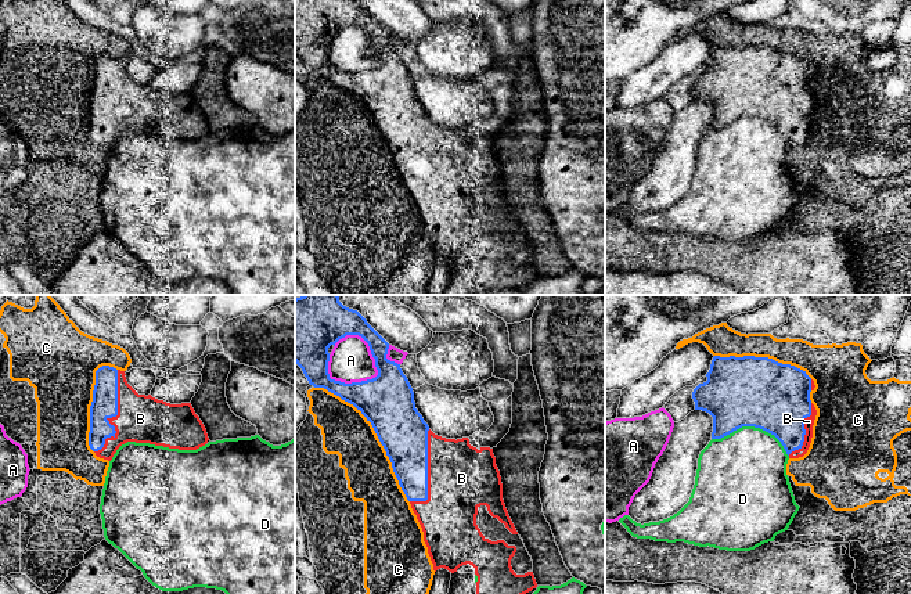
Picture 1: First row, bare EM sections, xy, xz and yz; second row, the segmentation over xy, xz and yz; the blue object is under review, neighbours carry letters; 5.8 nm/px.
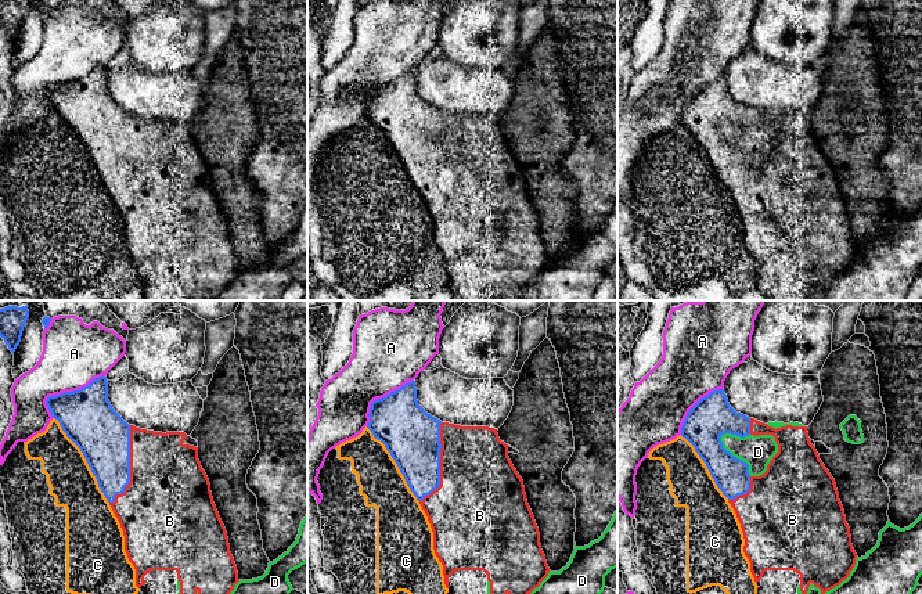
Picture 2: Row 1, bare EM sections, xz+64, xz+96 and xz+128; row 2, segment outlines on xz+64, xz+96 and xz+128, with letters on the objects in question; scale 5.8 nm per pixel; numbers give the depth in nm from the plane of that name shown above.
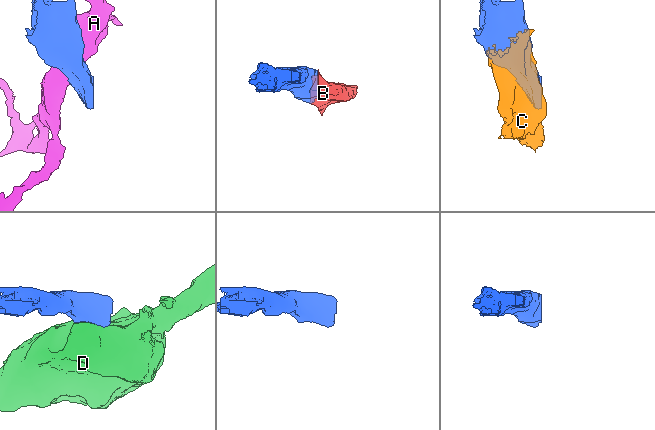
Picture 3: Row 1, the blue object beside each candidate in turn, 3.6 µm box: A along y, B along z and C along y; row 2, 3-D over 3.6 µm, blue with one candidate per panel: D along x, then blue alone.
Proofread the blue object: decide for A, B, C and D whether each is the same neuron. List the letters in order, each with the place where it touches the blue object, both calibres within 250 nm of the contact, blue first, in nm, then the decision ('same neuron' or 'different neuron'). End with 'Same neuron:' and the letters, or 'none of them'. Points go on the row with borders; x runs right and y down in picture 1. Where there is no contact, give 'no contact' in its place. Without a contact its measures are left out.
A: xz (370, 349) | 220/260 nm | different neuron
B: xy (115, 416) | 150/280 nm | same neuron
C: xz (375, 432) | 300/280 nm | different neuron
D: yz (753, 425) | 400/440 nm | different neuron
Same neuron: B

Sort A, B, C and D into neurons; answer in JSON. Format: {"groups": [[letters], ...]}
{"groups": [["A"], ["B"], ["C"], ["D"]]}

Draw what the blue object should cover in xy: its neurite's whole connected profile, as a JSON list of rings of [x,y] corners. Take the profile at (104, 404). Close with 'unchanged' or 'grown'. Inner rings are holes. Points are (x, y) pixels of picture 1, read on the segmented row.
[[[109,366],[96,371],[89,446],[97,457],[111,461],[127,442],[179,450],[197,450],[208,443],[206,429],[191,403],[170,404],[138,395],[125,375]]]; grown

